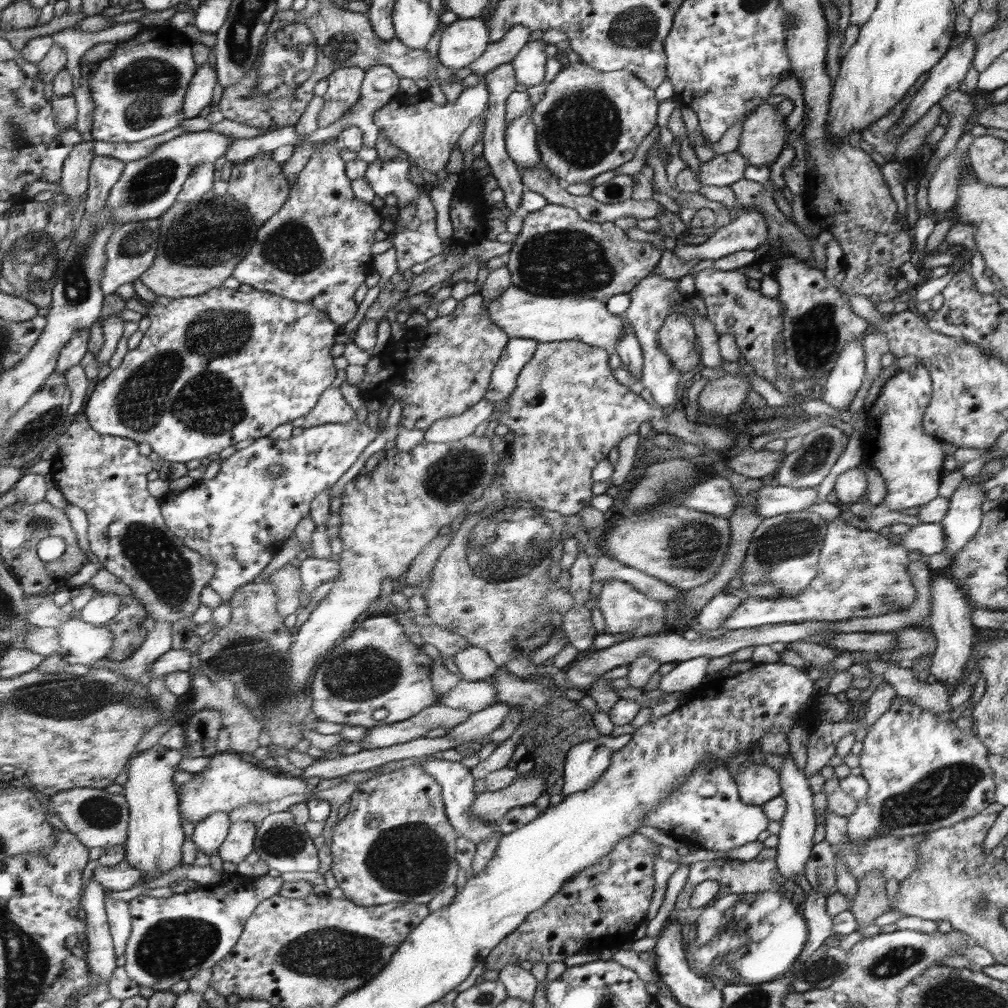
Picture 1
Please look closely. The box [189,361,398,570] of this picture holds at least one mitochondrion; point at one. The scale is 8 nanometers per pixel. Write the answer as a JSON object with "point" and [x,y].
{"point":[275,471]}

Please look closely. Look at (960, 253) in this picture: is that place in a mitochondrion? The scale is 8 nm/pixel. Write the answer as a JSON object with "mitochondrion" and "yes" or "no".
{"mitochondrion":"no"}

